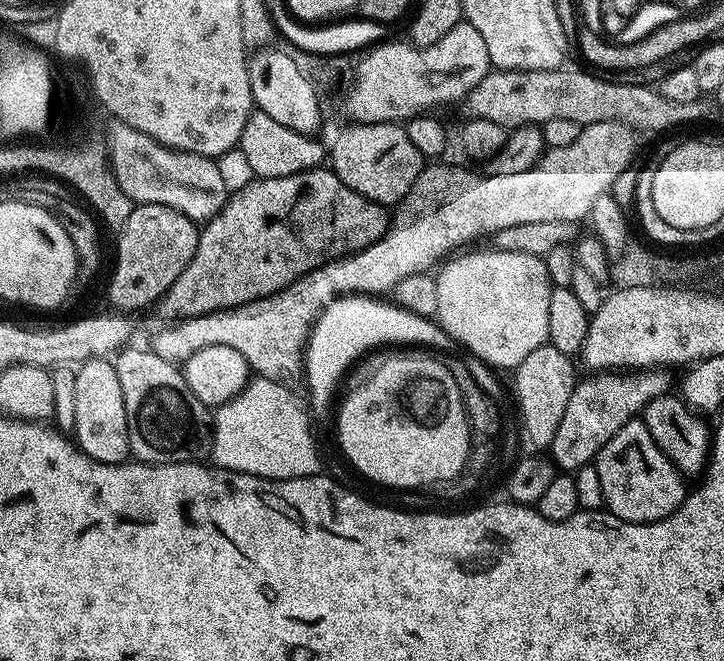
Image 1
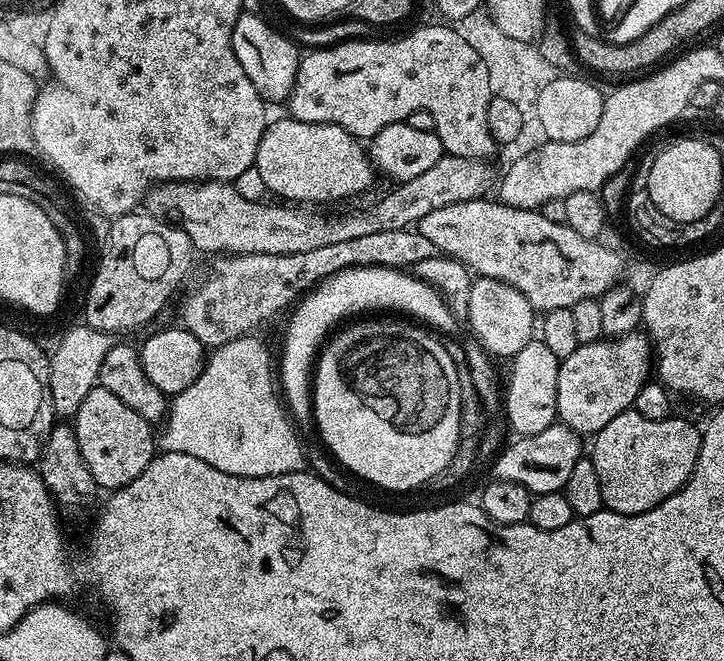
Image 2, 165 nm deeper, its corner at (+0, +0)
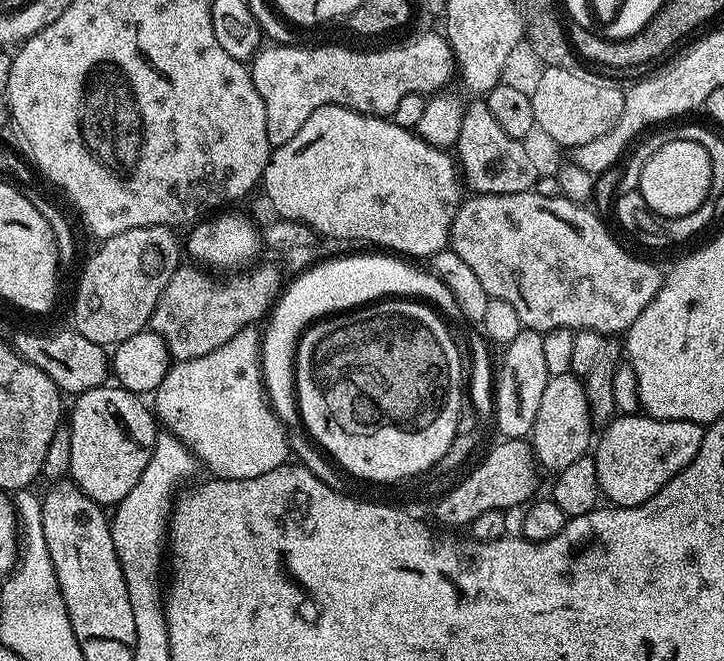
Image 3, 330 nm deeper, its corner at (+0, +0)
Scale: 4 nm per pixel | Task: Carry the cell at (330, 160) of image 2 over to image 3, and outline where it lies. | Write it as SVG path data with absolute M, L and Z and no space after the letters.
M337 104L322 106L318 110L314 110L314 114L310 114L310 118L306 118L306 122L302 122L302 130L298 130L298 134L294 134L294 138L290 138L290 142L286 142L269 155L262 181L262 189L264 188L265 194L268 195L268 200L272 203L272 208L276 211L275 215L279 219L296 220L311 228L317 237L329 236L332 240L361 240L364 244L377 244L380 247L377 249L387 250L389 253L399 254L404 258L416 258L412 256L430 258L443 248L449 247L454 214L460 209L462 203L460 186L462 188L457 161L445 149L430 146L423 138L416 135L413 129L398 126L391 118L363 116L360 112L343 108Z

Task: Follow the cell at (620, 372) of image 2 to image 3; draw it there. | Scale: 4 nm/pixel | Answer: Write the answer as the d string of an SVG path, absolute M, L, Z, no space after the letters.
M572 372L551 377L542 394L542 403L538 406L538 418L534 418L534 426L530 433L532 455L537 465L543 471L545 468L549 474L566 470L570 462L582 458L589 451L590 441L593 439L592 431L594 425L581 377Z

